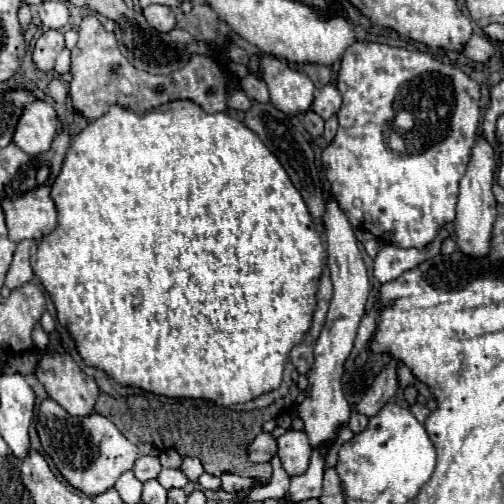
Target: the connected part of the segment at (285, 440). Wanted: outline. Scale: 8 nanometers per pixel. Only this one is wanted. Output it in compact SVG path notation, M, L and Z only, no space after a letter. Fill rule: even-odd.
M288 430L284 436L278 438L278 456L288 476L304 474L304 470L308 470L310 464L310 454L312 448L304 432Z

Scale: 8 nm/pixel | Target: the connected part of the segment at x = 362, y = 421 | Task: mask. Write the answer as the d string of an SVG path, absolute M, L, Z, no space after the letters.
M352 410L352 414L350 414L350 422L348 422L348 428L350 428L354 434L358 434L358 432L362 432L366 426L368 426L368 418L366 418L364 414Z

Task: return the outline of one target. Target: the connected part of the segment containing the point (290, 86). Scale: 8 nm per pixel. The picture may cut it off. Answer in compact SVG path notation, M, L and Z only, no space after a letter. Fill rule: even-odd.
M276 56L260 58L262 80L268 84L270 102L284 114L296 116L310 110L314 98L314 84L304 72L290 70L284 62L278 62Z

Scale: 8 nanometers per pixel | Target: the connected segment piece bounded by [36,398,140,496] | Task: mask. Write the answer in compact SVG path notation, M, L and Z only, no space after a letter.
M46 398L40 406L36 430L40 434L42 448L52 456L60 474L86 496L98 496L112 488L118 476L132 470L136 458L140 456L138 446L128 442L108 418L100 414L74 418L50 398Z

